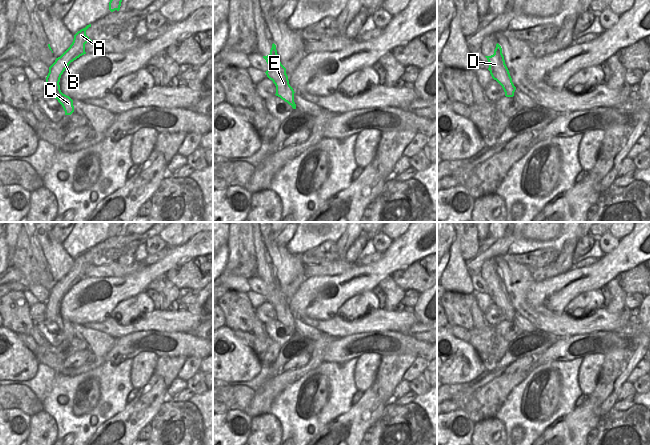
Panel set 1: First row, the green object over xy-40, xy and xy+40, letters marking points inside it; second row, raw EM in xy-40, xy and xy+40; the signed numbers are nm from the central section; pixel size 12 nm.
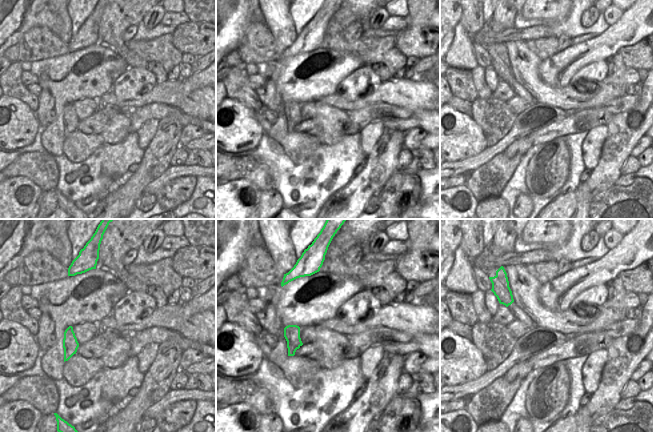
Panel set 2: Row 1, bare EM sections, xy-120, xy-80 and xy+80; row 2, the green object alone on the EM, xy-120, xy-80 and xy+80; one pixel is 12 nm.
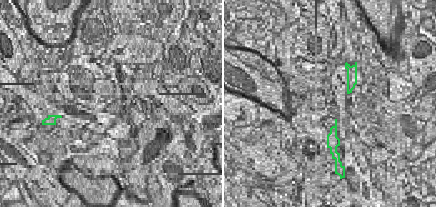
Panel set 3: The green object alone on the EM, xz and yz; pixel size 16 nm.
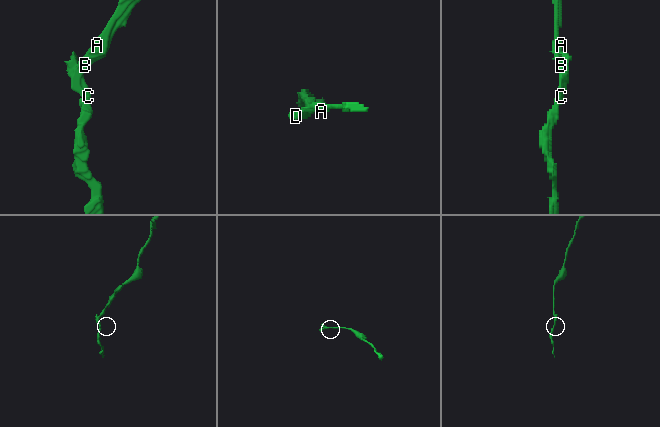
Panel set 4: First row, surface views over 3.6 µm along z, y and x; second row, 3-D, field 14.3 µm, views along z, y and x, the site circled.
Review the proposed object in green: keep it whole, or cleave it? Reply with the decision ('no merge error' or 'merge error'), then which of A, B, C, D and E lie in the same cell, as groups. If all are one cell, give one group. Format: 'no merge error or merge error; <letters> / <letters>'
merge error; A B / C D E

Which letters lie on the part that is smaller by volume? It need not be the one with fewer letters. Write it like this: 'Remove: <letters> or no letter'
Remove: C, D, E

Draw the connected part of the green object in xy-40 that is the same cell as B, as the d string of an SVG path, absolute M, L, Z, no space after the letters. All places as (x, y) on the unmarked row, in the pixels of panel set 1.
M91 248L81 253L74 259L74 263L70 271L51 289L51 292L56 295L56 304L60 306L61 299L71 286L86 278L85 268L92 265L87 259L86 254L91 251Z

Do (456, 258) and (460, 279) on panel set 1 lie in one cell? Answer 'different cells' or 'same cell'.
same cell

